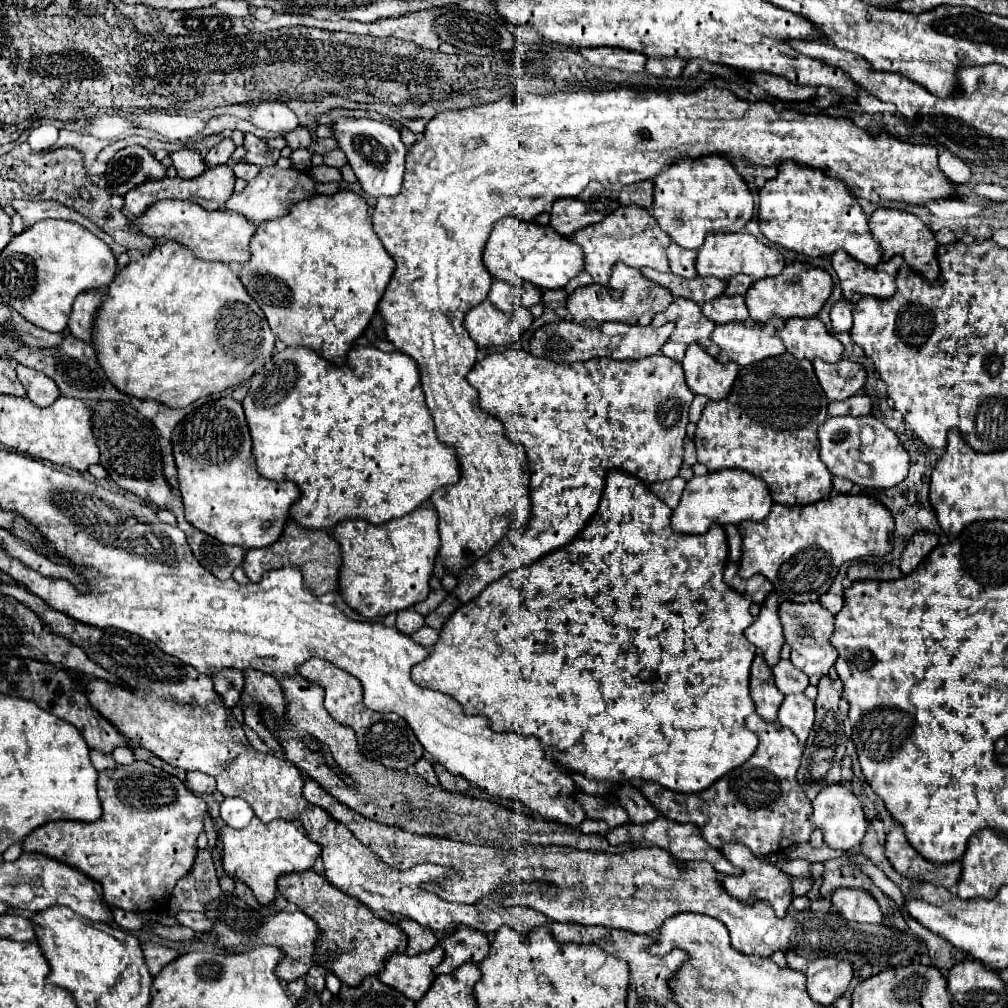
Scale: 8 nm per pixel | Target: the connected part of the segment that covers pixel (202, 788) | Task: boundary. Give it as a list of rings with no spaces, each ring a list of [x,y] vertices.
[[[187,772],[187,788],[195,794],[207,794],[215,790],[215,778],[201,772]]]

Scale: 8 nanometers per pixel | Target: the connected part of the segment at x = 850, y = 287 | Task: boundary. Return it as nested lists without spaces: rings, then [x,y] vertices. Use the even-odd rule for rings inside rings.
[[[839,250],[831,256],[831,264],[837,272],[843,298],[851,300],[853,294],[889,298],[895,292],[895,276],[903,264],[903,258],[893,256],[891,260],[881,262],[875,268],[869,268],[847,256],[847,252]]]

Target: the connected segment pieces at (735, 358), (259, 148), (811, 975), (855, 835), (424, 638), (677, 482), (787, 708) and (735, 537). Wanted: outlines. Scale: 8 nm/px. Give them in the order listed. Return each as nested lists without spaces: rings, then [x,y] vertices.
[[[751,318],[727,322],[713,330],[711,340],[721,348],[721,362],[749,366],[785,352],[783,342],[775,336],[775,330],[783,324],[785,322],[781,318],[771,318],[767,322],[753,322]]]
[[[245,134],[245,162],[259,162],[259,166],[271,166],[279,160],[279,150],[271,150],[263,140],[253,134]]]
[[[817,958],[817,962],[805,964],[807,992],[817,1004],[831,1006],[853,980],[853,966],[849,960]]]
[[[829,784],[819,792],[819,796],[813,800],[813,814],[811,820],[817,828],[825,834],[825,844],[835,850],[853,850],[861,844],[865,832],[867,832],[867,820],[863,812],[861,800],[843,784]]]
[[[423,626],[423,628],[417,630],[411,638],[413,638],[415,642],[419,642],[421,646],[431,648],[431,646],[435,646],[435,642],[437,642],[437,638],[439,638],[439,632],[437,632],[435,628],[431,628],[431,626]]]
[[[675,476],[671,480],[663,480],[663,482],[655,482],[653,486],[649,486],[669,508],[675,508],[679,504],[679,498],[685,490],[685,480],[681,476]]]
[[[805,694],[785,696],[785,700],[779,708],[779,716],[777,716],[779,724],[791,728],[801,744],[809,736],[809,730],[813,726],[813,718],[815,718],[815,704]]]
[[[727,526],[725,534],[727,534],[727,546],[729,546],[729,562],[739,562],[739,558],[741,558],[741,534],[739,534],[737,526]]]

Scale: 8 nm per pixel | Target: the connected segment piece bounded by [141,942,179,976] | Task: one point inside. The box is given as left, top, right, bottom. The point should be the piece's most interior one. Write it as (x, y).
(157, 956)

